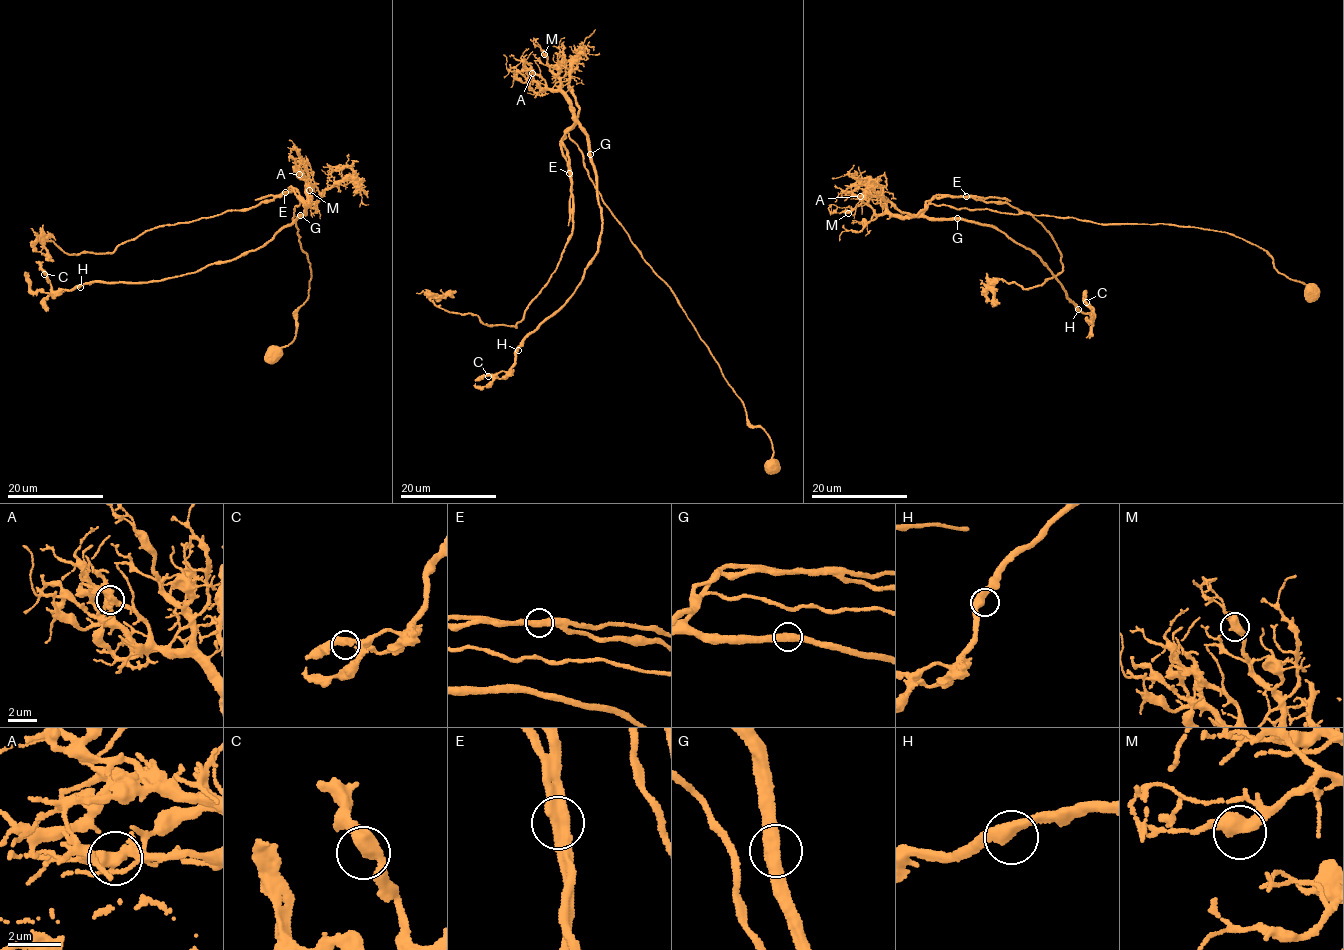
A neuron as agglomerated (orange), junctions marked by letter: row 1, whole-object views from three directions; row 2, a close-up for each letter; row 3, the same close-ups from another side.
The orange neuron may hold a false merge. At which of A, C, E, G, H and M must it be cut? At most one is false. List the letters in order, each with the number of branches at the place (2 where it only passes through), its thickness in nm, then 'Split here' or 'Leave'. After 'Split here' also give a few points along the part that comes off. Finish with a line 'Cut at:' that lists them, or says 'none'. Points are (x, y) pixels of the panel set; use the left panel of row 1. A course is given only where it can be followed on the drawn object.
A: Branches: 2. Thickness 460 nm. Leave
C: Branches: 2. Thickness 460 nm. Leave
E: Branches: 2. Thickness 440 nm. Split here. Course of the part to remove: (284, 193), (292, 186), (304, 214), (263, 245), (198, 271), (85, 283), (53, 295), (29, 288), (27, 273)
G: Branches: 2. Thickness 440 nm. Leave
H: Branches: 2. Thickness 440 nm. Leave
M: Branches: 2. Thickness 480 nm. Leave
Cut at: E

